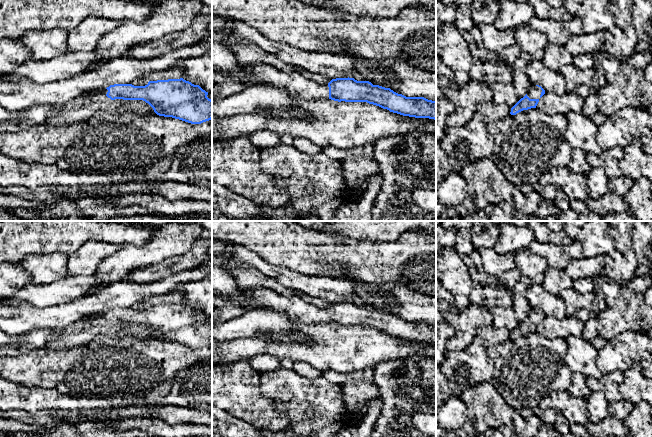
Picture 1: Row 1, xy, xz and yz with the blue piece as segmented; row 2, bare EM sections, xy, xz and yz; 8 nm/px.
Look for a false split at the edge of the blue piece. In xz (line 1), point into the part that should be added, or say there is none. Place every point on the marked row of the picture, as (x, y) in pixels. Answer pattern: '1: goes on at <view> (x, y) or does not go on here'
1: goes on at xz (296, 84)

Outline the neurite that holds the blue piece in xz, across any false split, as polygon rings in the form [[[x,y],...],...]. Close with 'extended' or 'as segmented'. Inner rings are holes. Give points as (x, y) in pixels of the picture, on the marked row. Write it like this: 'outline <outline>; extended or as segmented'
outline [[[260,62],[246,65],[244,70],[244,80],[212,70],[212,103],[241,93],[248,87],[248,81],[256,81],[259,85],[284,89],[295,99],[367,102],[403,116],[436,120],[436,101],[406,97],[369,81],[336,78],[325,85],[307,79],[304,73],[283,72]]]; extended

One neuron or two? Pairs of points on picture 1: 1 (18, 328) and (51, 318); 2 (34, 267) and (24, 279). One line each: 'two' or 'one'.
1: one
2: two

